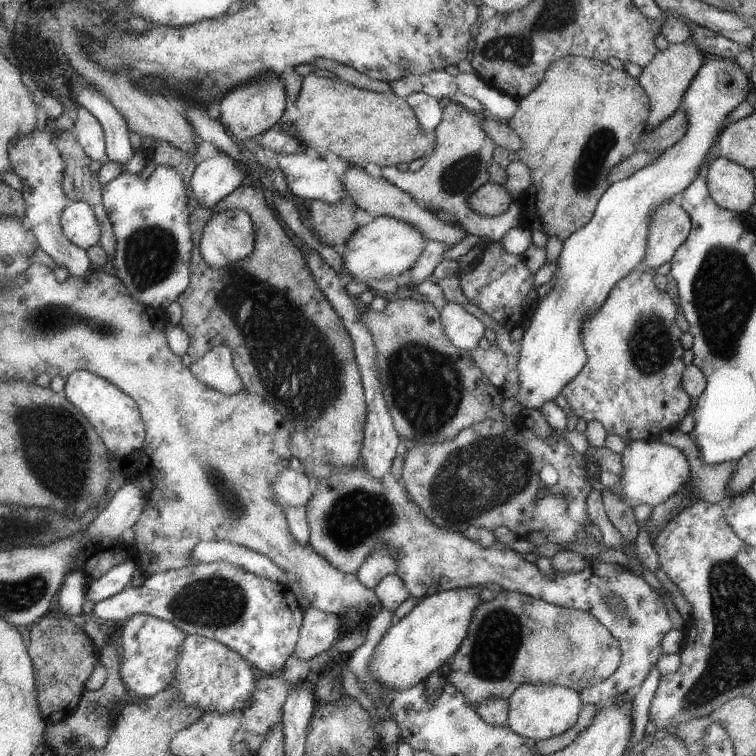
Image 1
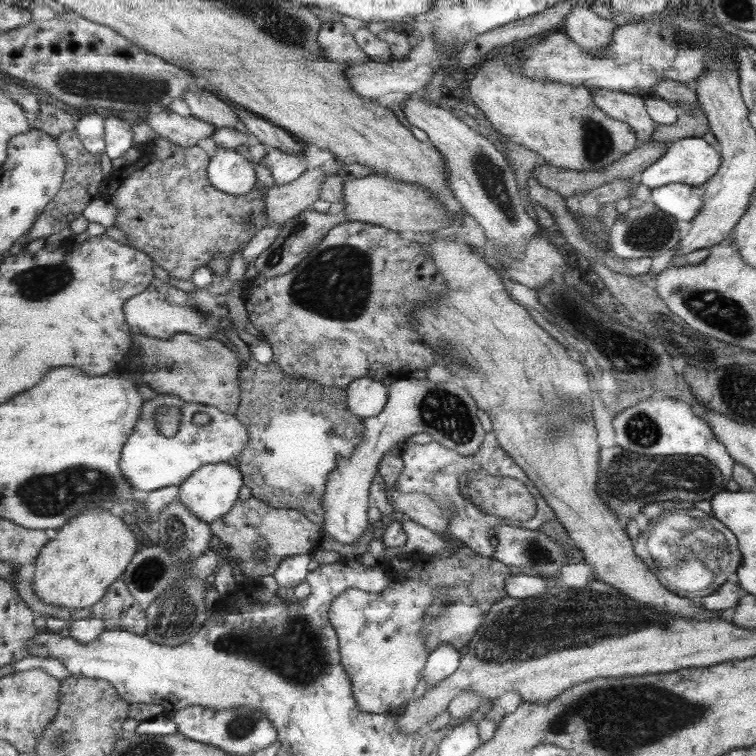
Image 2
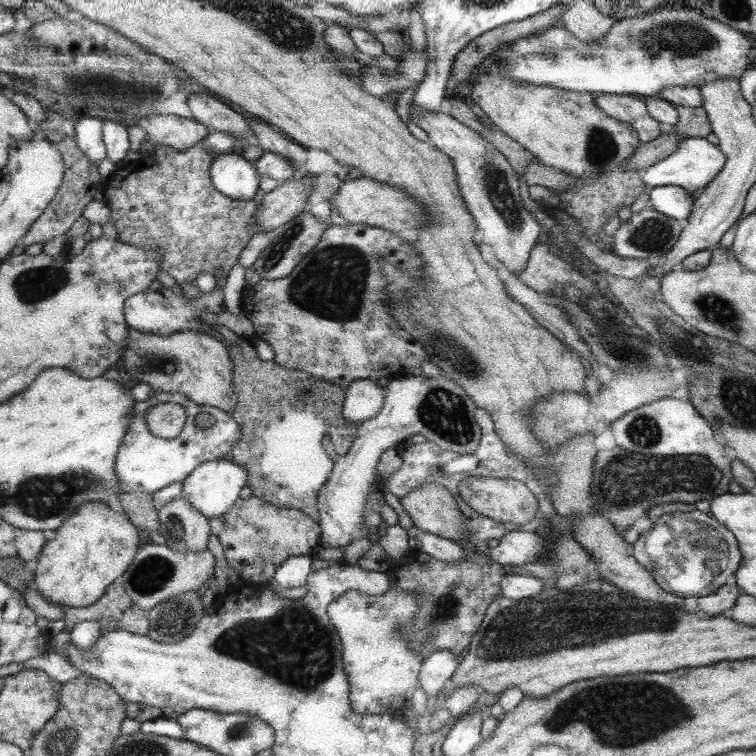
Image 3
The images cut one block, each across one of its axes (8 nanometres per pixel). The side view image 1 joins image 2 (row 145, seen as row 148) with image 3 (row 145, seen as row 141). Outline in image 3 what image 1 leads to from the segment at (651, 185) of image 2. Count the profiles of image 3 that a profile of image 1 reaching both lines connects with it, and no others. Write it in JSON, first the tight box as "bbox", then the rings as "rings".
{"bbox":[642,137,726,196],"rings":[[[685,137],[680,139],[677,149],[670,156],[646,168],[642,177],[646,181],[647,186],[678,186],[696,196],[718,175],[725,162],[726,156],[722,153],[722,150],[713,146],[713,144],[709,144],[705,138]]]}

